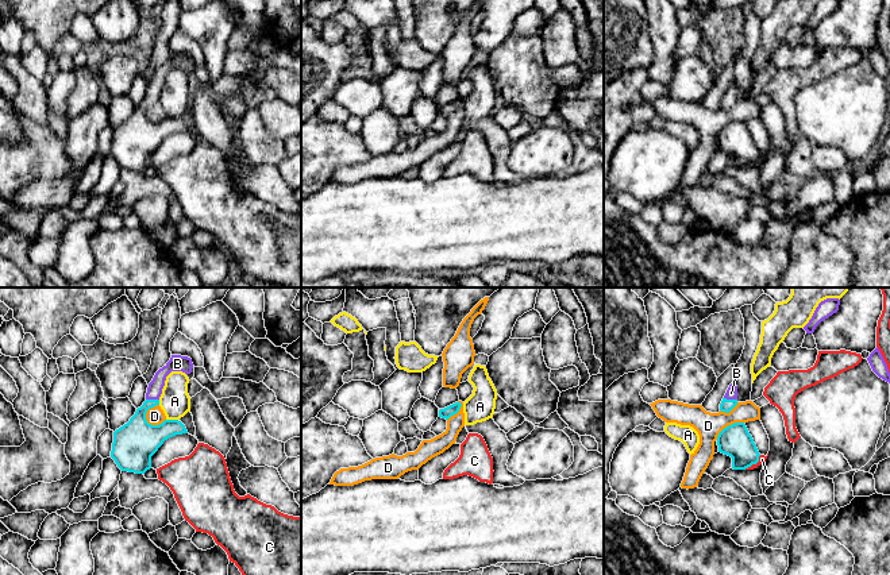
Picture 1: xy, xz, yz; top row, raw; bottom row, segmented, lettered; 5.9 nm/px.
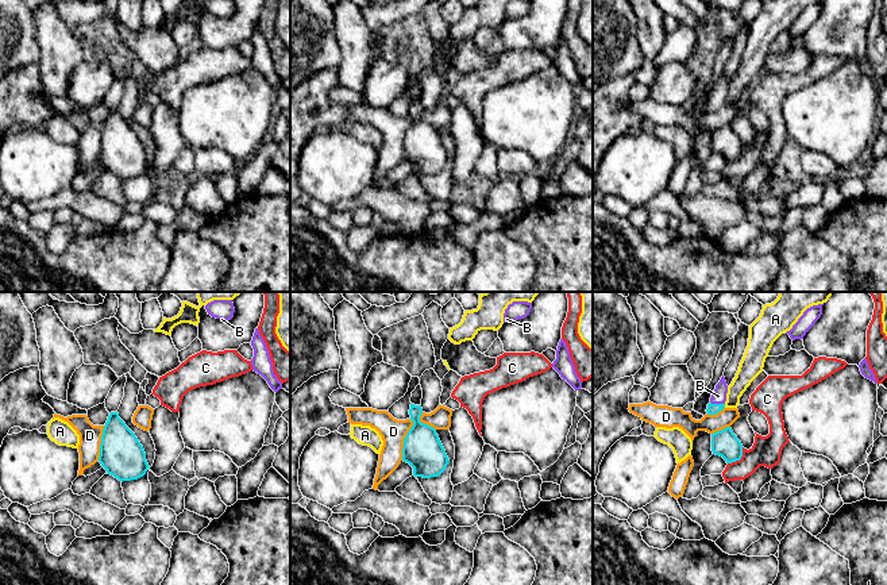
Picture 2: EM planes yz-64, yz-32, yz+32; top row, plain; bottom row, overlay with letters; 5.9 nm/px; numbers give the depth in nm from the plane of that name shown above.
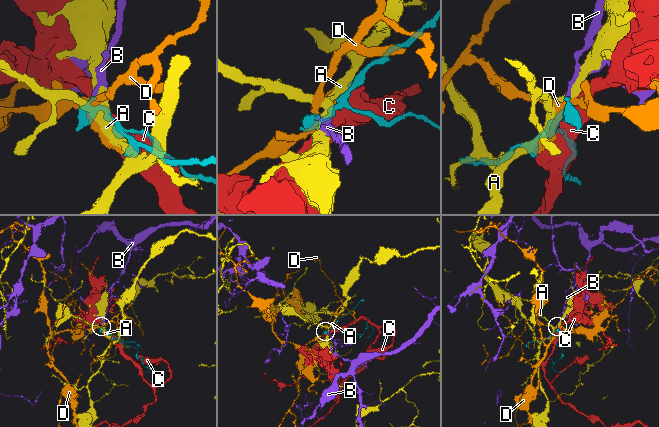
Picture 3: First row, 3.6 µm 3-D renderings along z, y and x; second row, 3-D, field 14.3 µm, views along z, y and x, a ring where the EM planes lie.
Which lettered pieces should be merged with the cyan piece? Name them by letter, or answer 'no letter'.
B

